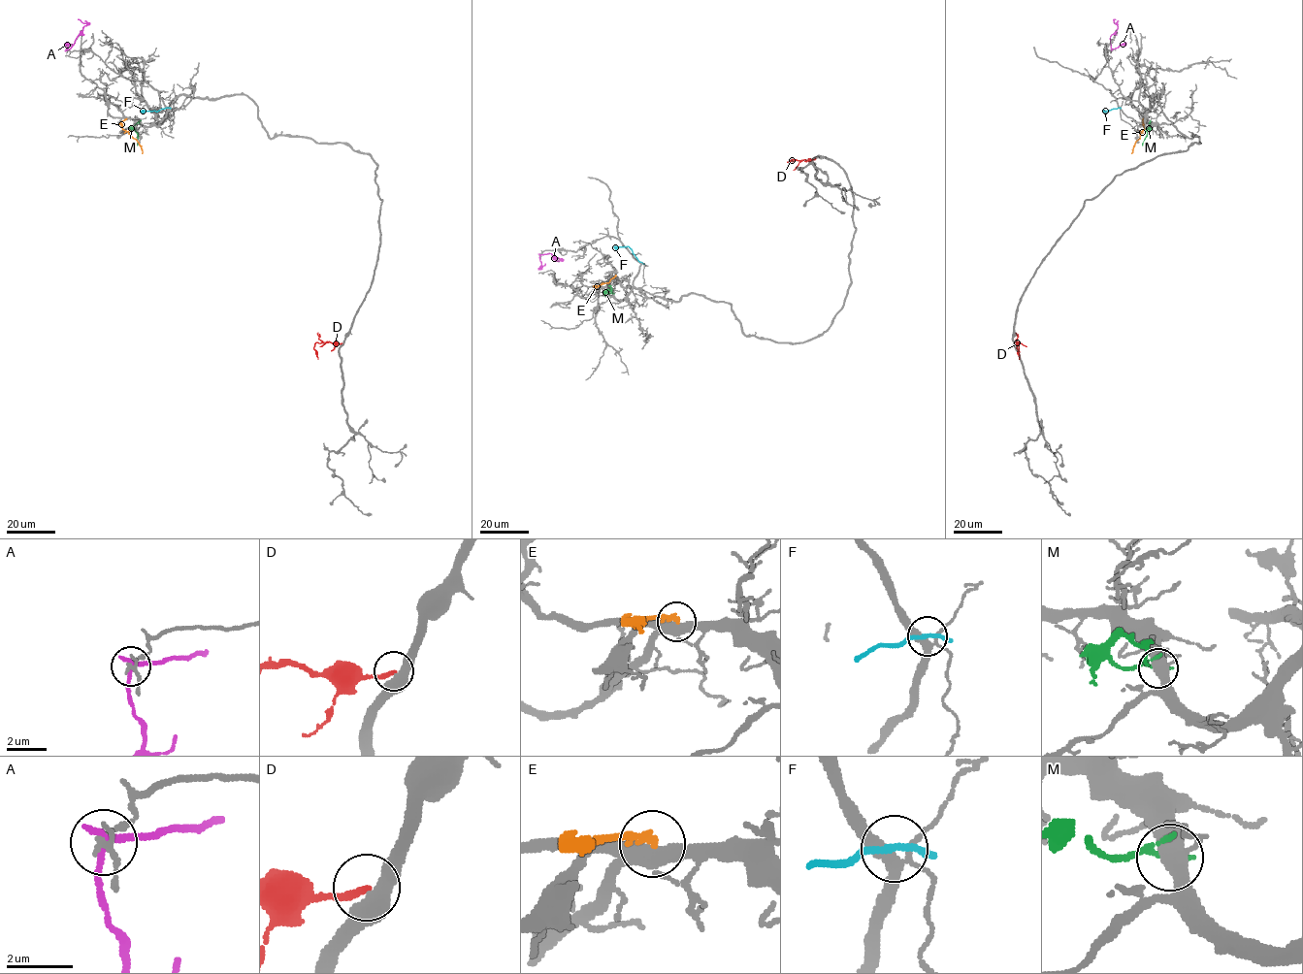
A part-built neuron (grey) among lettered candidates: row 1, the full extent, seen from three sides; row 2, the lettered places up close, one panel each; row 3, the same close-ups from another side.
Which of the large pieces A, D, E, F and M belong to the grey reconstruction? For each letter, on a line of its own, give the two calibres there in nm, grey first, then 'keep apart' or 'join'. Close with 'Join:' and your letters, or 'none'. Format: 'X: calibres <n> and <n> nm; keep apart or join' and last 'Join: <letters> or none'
A: calibres 150 and 240 nm; keep apart
D: calibres 500 and 260 nm; keep apart
E: calibres 500 and 220 nm; keep apart
F: calibres 280 and 190 nm; keep apart
M: calibres 440 and 140 nm; keep apart
Join: none

